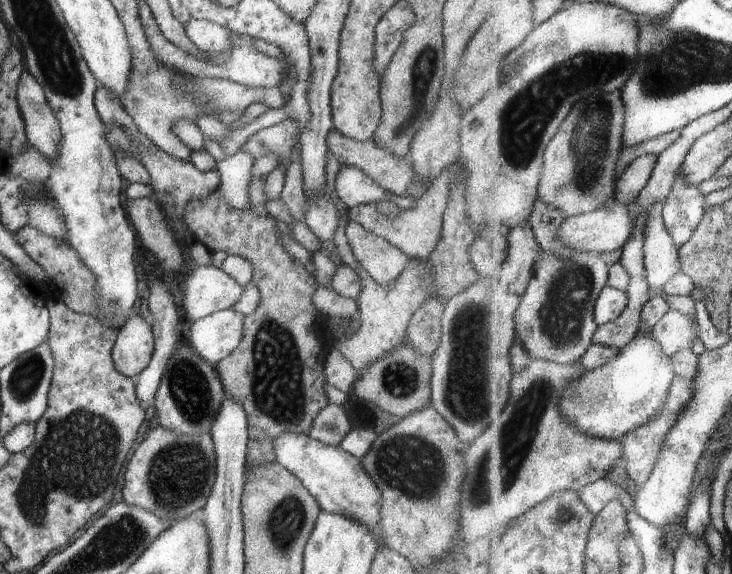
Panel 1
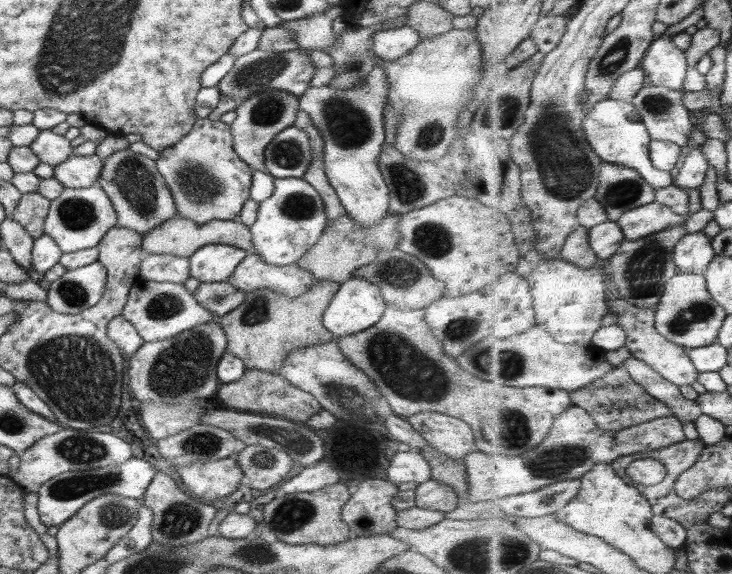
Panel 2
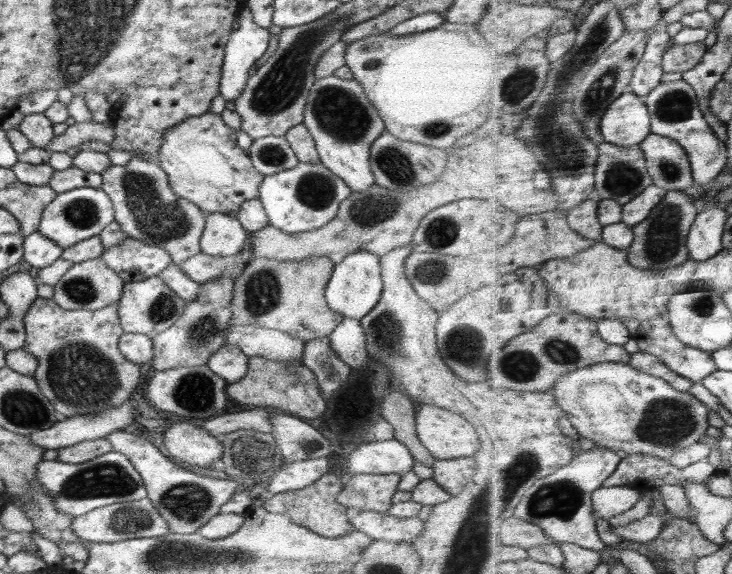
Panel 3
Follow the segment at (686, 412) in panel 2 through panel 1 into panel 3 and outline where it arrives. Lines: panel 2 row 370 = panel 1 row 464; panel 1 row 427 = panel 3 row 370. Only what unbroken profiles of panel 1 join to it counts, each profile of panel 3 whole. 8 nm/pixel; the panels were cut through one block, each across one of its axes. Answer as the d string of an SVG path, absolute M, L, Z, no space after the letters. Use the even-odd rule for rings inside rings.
M640 350L639 353L634 353L630 363L634 365L634 367L642 369L644 372L664 377L664 379L670 381L676 389L682 391L692 391L696 383L694 380L674 371L674 369L664 363L660 357L650 352Z

